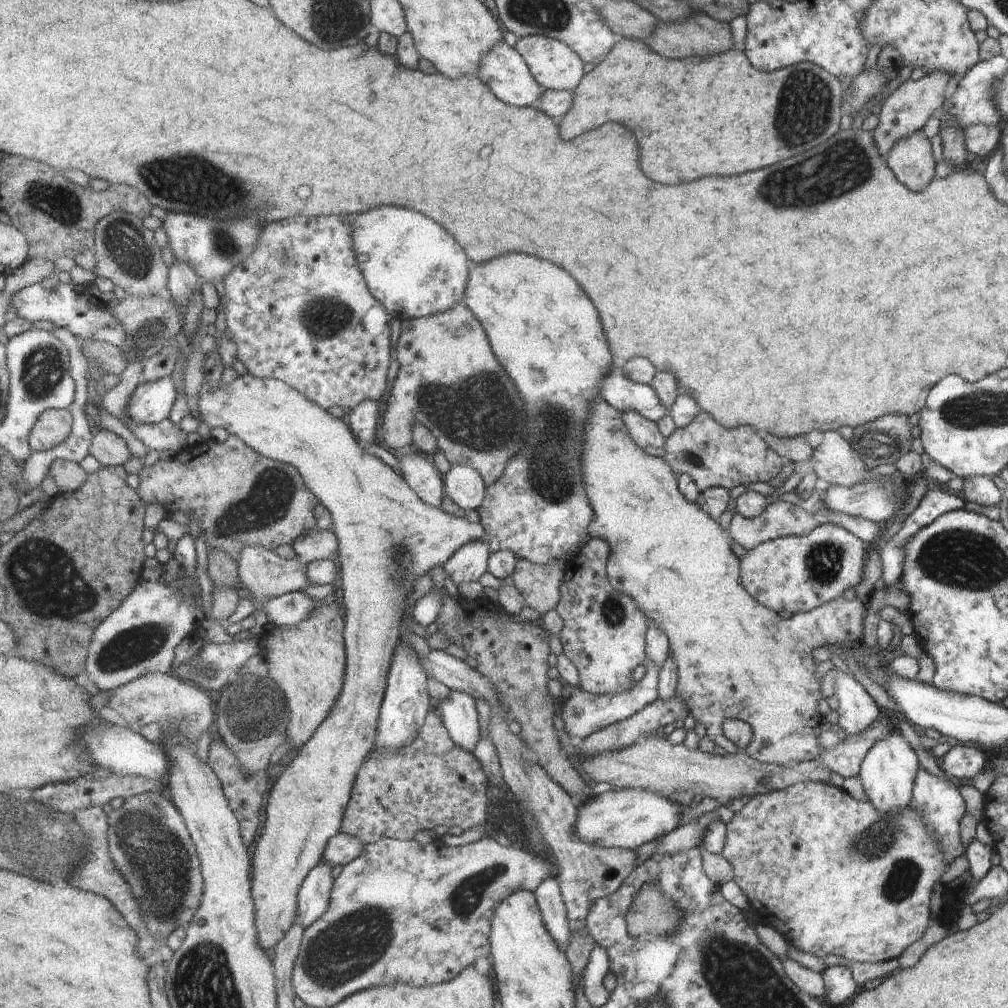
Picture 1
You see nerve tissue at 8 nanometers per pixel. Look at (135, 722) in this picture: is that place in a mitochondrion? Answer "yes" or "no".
no

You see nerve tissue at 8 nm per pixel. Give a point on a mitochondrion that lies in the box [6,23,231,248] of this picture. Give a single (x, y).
(65, 208)

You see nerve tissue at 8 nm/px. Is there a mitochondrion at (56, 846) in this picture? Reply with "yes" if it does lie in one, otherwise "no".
yes

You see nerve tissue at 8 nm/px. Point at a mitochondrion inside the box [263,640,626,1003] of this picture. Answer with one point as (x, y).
(336, 956)

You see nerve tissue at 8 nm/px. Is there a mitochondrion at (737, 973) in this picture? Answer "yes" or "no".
yes

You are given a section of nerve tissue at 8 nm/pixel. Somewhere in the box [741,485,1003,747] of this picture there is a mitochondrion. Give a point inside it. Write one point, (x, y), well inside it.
(824, 561)

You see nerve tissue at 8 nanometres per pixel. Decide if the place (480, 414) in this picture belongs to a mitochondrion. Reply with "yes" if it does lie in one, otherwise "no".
yes

